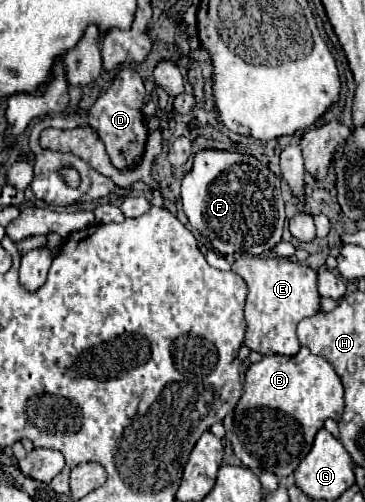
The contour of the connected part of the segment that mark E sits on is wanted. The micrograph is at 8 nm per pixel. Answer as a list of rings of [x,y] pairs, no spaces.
[[[239,257],[231,271],[247,283],[245,301],[245,345],[261,355],[297,355],[301,345],[297,341],[297,323],[319,313],[317,273],[295,259],[283,257]]]

